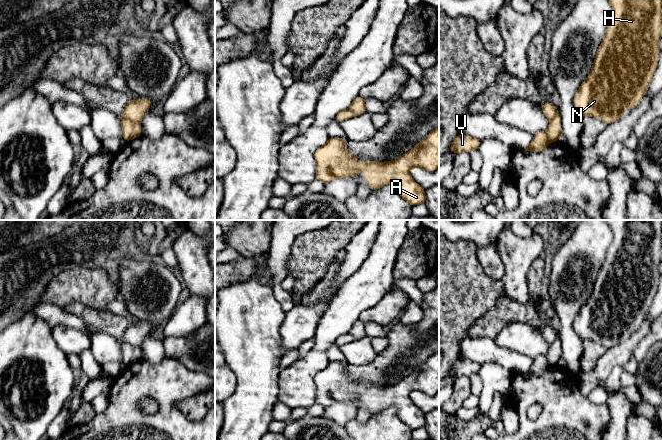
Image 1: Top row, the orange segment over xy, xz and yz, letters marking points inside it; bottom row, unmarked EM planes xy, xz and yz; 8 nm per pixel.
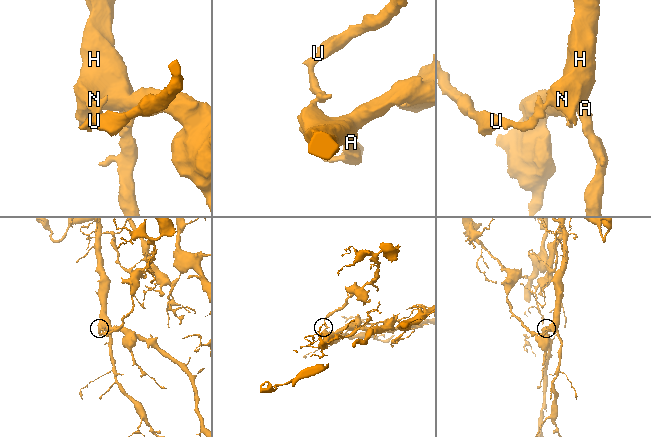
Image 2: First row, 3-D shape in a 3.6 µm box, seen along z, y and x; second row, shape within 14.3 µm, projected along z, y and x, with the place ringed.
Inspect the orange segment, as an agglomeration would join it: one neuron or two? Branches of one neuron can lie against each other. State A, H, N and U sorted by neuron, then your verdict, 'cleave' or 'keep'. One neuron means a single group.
A H N / U | cleave

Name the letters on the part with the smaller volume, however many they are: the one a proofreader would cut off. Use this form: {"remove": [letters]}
{"remove": ["U"]}

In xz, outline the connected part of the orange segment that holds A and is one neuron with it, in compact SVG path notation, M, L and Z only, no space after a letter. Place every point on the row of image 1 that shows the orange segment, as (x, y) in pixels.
M439 127L433 129L426 138L396 160L386 162L365 160L362 169L372 191L394 183L398 186L401 198L415 206L424 204L426 196L425 188L417 185L410 175L410 170L414 167L420 167L428 172L439 167Z

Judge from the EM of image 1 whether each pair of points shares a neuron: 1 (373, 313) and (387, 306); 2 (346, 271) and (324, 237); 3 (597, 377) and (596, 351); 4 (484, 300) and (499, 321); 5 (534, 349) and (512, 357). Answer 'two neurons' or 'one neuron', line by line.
1: one neuron
2: two neurons
3: two neurons
4: two neurons
5: two neurons

